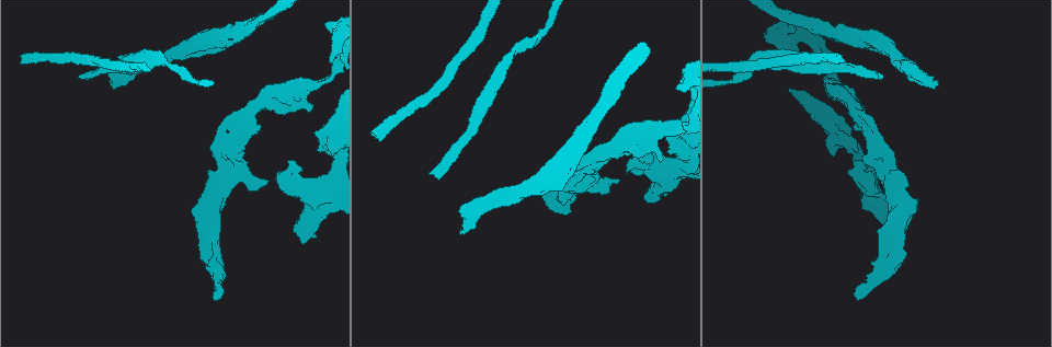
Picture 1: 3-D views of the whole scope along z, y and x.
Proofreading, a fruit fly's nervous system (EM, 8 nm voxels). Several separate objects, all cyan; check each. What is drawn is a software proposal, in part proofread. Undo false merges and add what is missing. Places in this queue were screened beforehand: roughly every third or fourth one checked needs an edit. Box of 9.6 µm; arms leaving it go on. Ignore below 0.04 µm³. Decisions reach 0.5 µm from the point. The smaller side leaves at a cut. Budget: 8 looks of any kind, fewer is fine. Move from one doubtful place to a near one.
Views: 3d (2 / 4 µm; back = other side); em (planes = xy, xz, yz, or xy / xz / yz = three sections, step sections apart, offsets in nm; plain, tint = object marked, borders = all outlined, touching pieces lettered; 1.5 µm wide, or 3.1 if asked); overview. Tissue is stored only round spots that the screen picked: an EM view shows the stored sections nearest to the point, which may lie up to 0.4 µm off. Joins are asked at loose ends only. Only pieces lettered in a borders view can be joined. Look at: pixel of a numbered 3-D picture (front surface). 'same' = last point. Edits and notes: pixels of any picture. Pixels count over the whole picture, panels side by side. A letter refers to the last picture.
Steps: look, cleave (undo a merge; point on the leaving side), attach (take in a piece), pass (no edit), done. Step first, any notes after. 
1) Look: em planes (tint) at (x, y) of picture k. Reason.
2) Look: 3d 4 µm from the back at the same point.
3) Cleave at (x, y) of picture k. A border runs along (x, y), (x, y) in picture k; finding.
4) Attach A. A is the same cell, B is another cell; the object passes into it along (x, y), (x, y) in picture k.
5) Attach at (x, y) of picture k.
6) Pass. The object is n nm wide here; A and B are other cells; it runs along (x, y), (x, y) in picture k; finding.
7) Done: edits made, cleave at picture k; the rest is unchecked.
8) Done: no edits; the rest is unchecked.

Look: 3d 2 µm at (871, 197) of picture 1.

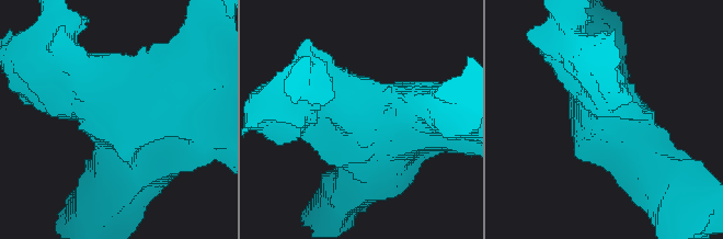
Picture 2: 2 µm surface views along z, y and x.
Look: em planes (borders) at (385, 115) of picture 2.

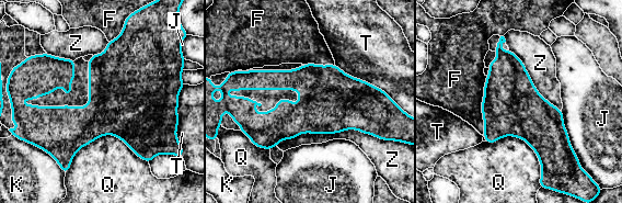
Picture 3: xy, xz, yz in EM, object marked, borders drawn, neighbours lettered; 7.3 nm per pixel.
Pass. F, J, K, Q, T and Z are other cells; a border runs along (357, 130), (300, 133), (276, 145) in picture 3; continuous, no second neuron.

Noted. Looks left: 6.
Look: em planes (tint) at (261, 127) of picture 1.

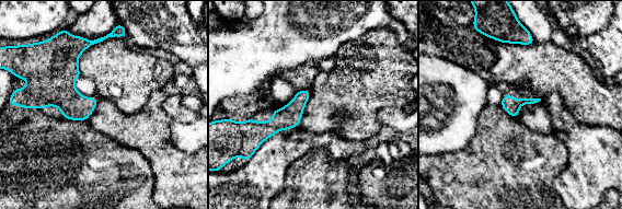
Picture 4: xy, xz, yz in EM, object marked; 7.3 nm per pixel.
Look: em planes (borders) at the same point.

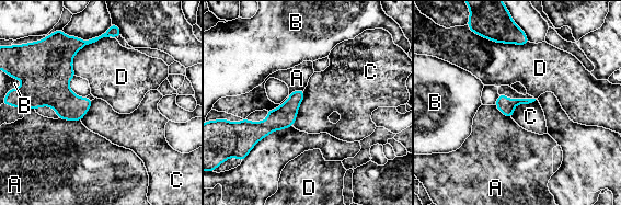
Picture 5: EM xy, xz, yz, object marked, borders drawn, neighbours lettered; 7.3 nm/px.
Pass. A, B, C and D are other cells; a border runs along (305, 90), (305, 97), (291, 125) in picture 5; none of them fits.

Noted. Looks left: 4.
Look: em xz step 8 (borders) at (214, 196) of picture 1. Branch point.

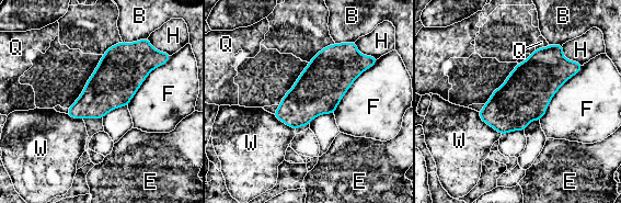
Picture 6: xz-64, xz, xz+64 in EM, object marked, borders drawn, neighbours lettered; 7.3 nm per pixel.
Pass. B, E, F, H, Q and W are other cells; a border runs along (379, 58), (353, 82), (334, 113) in picture 6; one neuron here.

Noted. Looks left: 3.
Done: no edits; the rest is unchecked.

